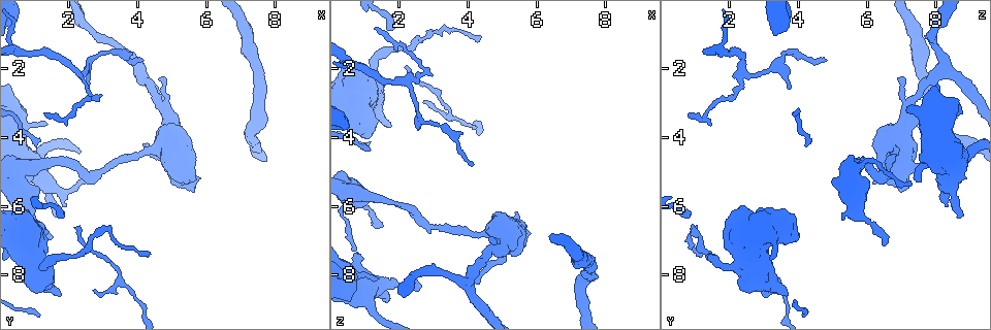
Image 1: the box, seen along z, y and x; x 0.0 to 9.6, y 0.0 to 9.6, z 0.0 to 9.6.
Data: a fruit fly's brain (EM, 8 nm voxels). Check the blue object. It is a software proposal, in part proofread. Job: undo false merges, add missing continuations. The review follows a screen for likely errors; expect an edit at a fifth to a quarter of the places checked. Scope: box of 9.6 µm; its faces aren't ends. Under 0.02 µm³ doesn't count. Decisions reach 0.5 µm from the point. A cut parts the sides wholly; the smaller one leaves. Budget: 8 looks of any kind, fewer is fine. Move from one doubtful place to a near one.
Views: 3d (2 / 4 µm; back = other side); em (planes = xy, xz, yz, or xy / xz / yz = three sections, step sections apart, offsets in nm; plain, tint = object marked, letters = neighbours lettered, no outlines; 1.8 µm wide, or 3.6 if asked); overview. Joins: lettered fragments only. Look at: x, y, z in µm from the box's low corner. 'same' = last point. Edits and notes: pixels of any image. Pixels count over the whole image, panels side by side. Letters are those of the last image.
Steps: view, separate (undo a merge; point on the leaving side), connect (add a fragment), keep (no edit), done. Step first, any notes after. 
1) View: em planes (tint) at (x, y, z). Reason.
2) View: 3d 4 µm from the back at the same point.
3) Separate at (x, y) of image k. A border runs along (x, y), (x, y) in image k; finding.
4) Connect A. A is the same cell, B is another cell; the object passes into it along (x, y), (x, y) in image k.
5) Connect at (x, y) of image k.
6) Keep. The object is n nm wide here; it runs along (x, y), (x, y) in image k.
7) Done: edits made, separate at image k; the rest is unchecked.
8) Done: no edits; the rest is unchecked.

View: 3d 2 µm at (1.30, 7.25, 6.50). Branch stops here.

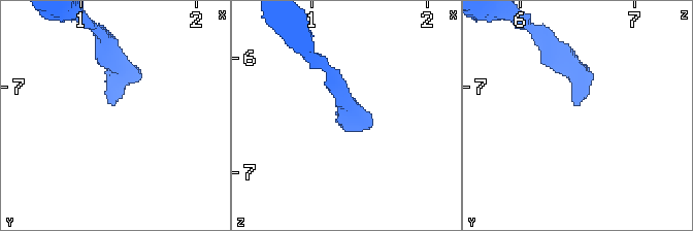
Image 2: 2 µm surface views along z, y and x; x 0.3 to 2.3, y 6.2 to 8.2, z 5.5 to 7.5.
View: em planes (letters) at (1.28, 7.18, 6.52). Now the EM.

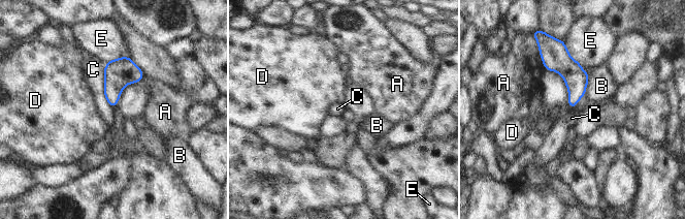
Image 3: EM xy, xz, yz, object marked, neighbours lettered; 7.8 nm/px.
Keep. A, B, C, D and E are other cells; a border runs along (104, 64), (103, 95), (112, 107) in image 3; none of them fits.

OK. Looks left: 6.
View: em xy step 8 (letters) at (0.90, 5.20, 7.50).

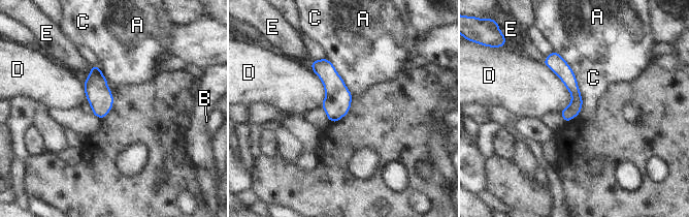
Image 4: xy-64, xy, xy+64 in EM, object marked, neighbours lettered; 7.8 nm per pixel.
View: em yz step 8 (letters) at the same point. Cut it another way.

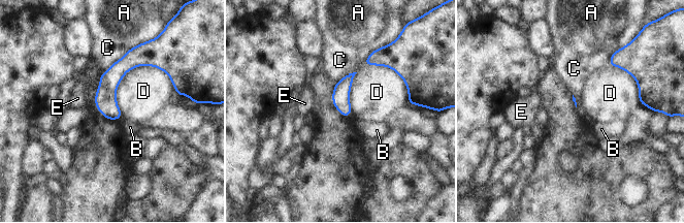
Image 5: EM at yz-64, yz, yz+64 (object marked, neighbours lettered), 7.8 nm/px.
Keep. A, B, C, D and E are other cells; no lettered fragment goes on from it.

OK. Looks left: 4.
View: 3d 2 µm at (2.65, 2.75, 2.15). Abrupt turn.

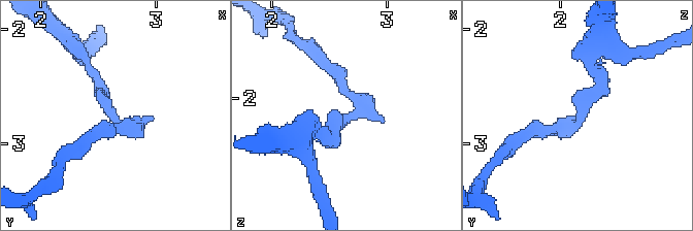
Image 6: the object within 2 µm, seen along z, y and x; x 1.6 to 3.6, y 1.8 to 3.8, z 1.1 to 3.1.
View: em xz step 8 (letters) at (2.60, 2.74, 2.12). Need the tissue.

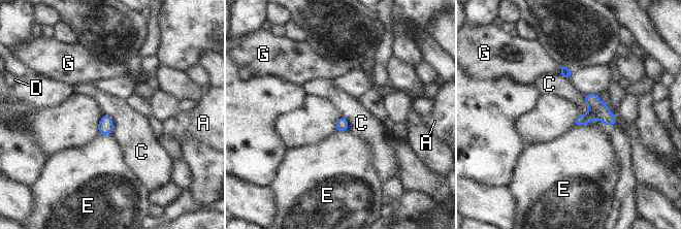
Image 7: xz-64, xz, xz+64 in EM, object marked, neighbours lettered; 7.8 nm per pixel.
Keep. A, C, D, E and G are other cells; a border runs along (582, 95), (588, 109), (584, 115) in image 7; all the same neuron.

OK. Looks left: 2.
Done: no edits; the rest is unchecked.

